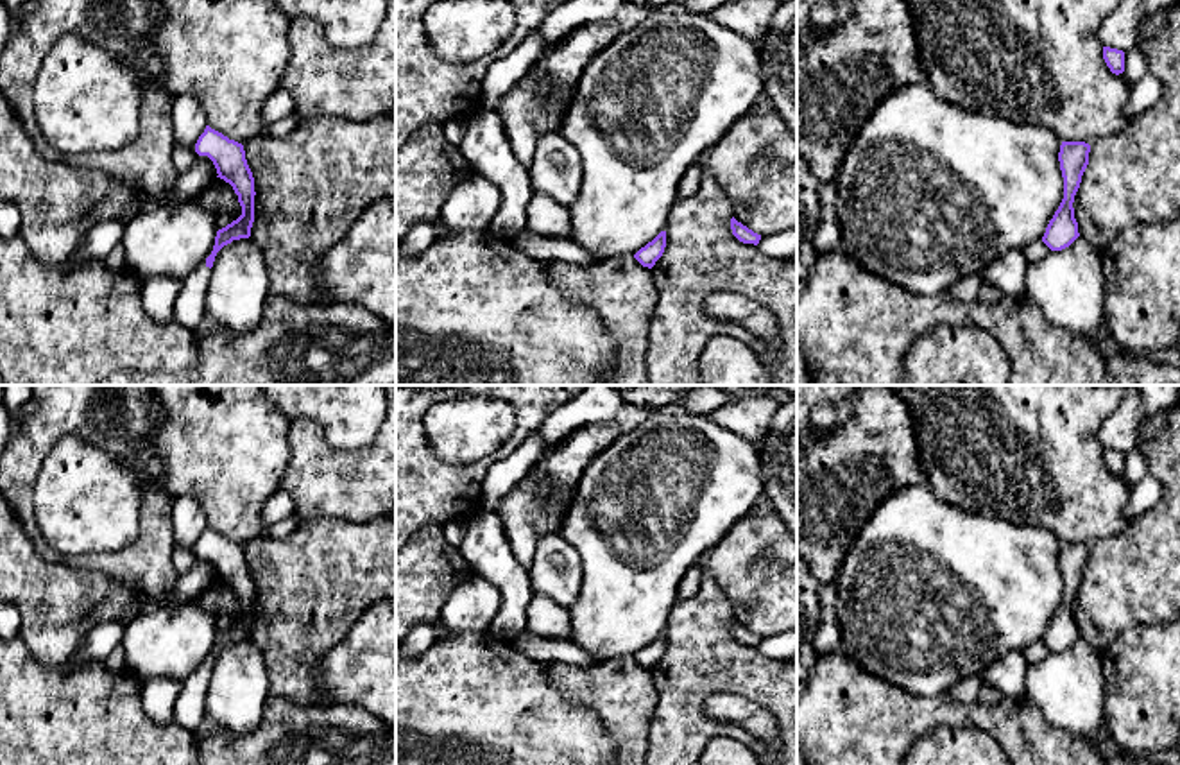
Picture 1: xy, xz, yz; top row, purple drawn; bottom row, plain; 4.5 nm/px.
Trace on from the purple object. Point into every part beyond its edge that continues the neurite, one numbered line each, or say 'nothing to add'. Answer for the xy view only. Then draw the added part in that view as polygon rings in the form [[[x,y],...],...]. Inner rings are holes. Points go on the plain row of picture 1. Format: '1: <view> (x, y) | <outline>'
1: xy (188, 712) | [[[202,663],[195,672],[183,683],[181,693],[174,704],[174,722],[177,722],[186,731],[193,733],[206,713],[206,693],[211,670]]]

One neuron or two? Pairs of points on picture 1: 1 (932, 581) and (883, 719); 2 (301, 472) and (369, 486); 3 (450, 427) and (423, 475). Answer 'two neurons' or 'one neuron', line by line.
1: two neurons
2: one neuron
3: two neurons

